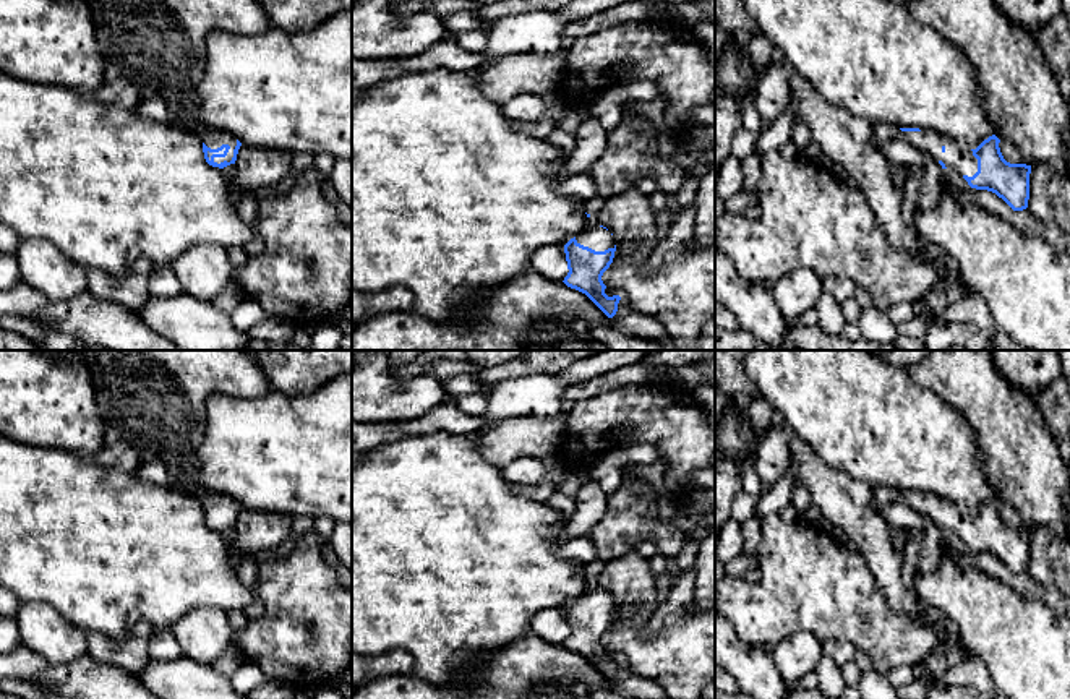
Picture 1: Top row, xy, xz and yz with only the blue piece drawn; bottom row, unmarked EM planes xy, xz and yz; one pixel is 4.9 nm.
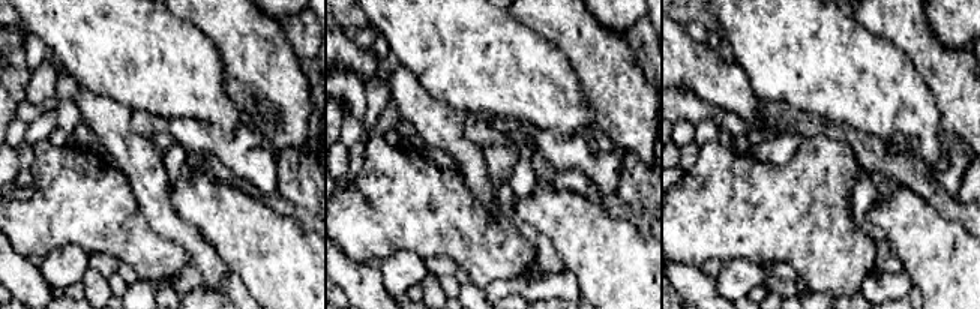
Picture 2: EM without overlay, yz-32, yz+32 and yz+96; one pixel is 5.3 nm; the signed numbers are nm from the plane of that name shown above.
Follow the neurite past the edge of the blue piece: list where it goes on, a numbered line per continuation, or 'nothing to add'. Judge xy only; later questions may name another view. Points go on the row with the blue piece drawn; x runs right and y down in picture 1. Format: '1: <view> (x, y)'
1: xy (213, 138)

